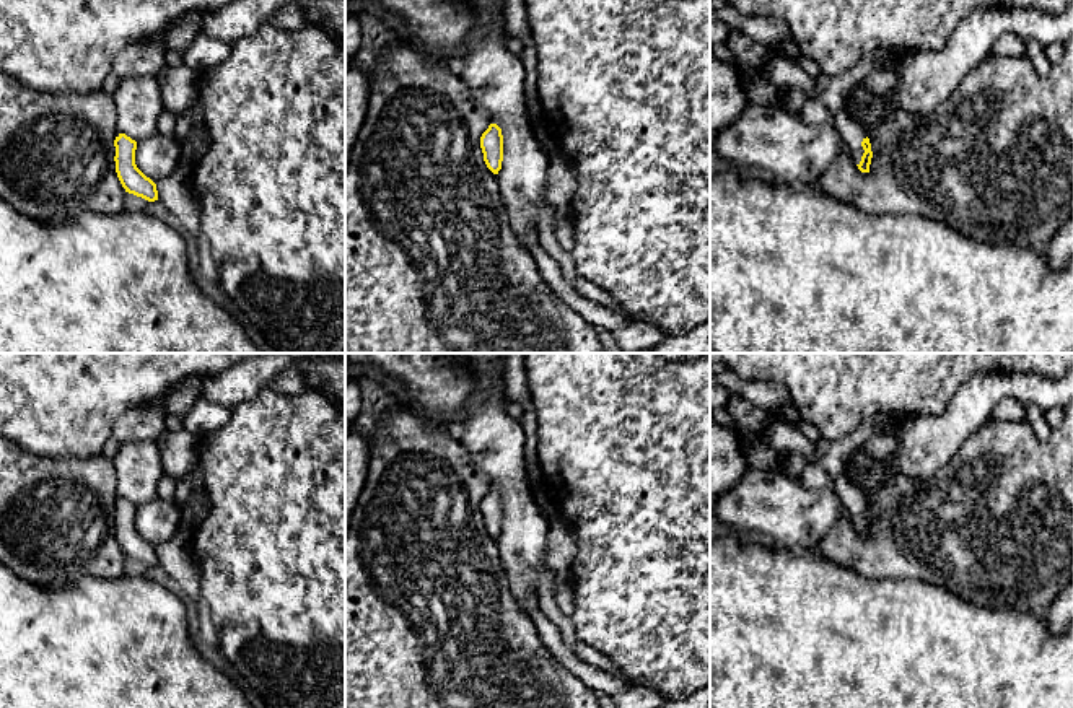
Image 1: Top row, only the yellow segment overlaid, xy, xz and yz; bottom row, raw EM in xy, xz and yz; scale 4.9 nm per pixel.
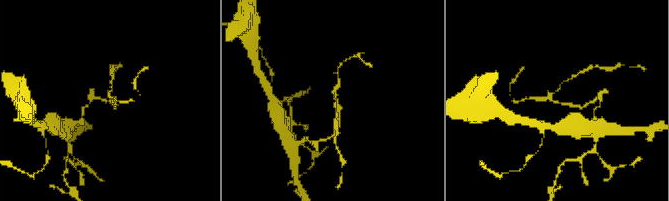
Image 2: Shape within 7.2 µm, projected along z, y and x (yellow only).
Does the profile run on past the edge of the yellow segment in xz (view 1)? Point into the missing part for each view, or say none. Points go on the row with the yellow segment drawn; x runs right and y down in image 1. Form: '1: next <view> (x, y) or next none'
1: next none

